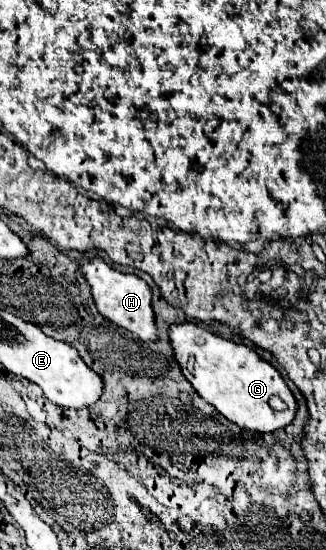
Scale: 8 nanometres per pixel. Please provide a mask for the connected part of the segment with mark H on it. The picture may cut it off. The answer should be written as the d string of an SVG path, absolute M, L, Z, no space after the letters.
M92 258L92 260L84 262L80 268L82 268L82 272L88 278L88 284L92 288L96 308L106 320L130 330L132 334L136 334L144 342L156 342L158 340L156 314L152 310L152 290L146 284L146 280L138 278L136 274L122 274L122 272L110 268L100 258Z

